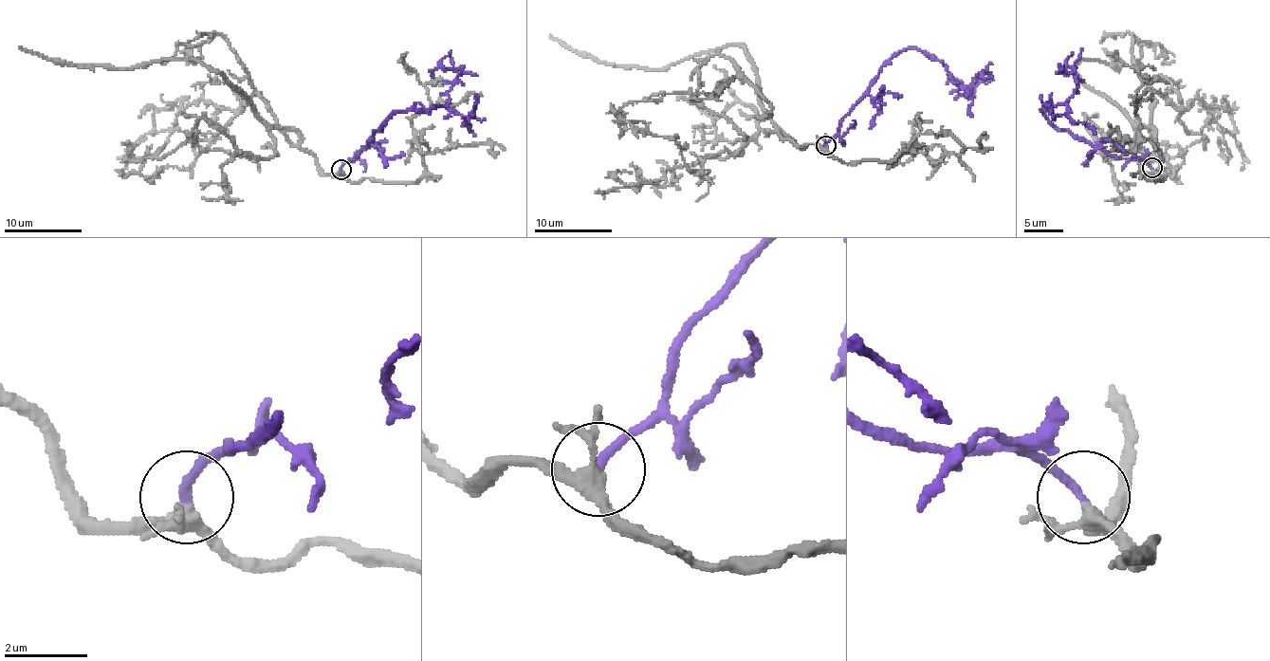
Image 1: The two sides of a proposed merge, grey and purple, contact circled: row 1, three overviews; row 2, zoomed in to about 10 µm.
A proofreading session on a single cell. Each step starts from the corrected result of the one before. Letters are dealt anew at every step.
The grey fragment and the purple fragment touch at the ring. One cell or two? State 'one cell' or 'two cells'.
one cell

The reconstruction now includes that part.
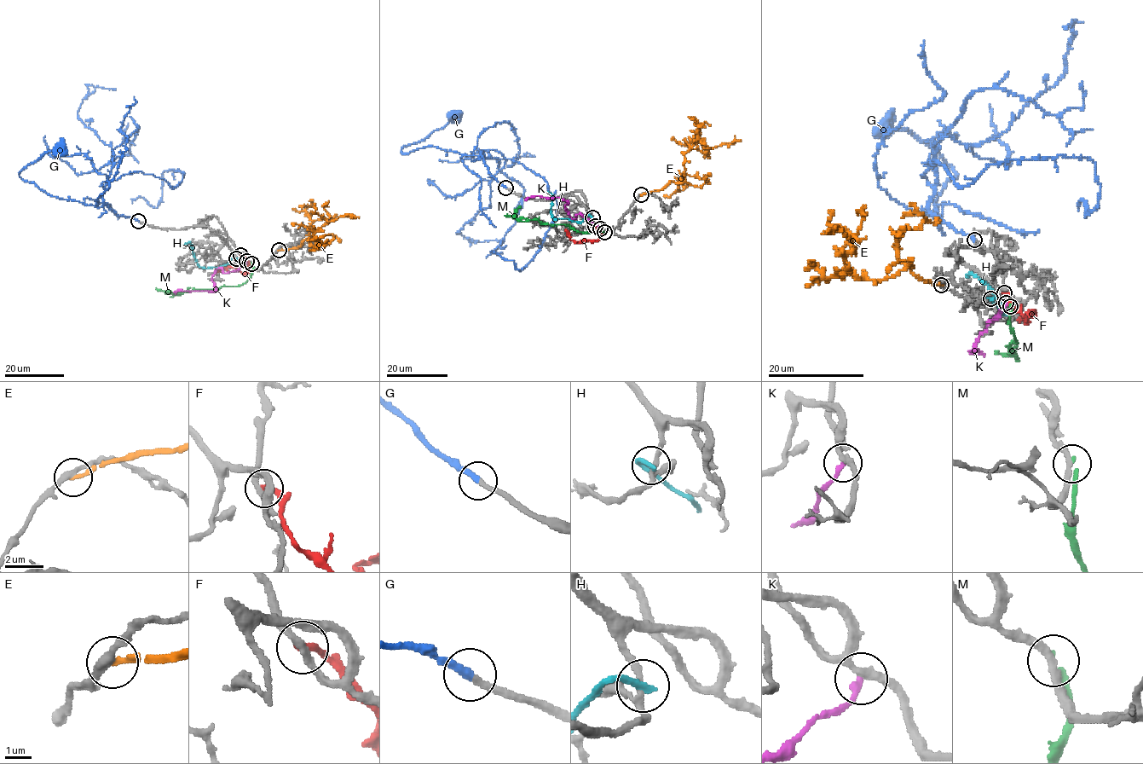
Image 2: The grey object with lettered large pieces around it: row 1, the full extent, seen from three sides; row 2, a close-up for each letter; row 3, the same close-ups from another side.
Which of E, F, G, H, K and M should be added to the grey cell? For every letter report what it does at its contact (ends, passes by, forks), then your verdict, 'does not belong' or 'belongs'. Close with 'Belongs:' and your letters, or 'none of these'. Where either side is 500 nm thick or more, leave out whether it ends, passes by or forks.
E: it ends; does not belong
F: it ends; does not belong
G: it ends; belongs
H: it ends; does not belong
K: it ends; does not belong
M: it ends; does not belong
Belongs: G

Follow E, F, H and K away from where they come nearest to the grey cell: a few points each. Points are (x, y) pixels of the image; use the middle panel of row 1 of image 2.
E: (641, 194), (662, 189), (671, 181), (683, 182), (684, 157), (689, 149), (689, 142), (705, 152), (741, 140)
F: (595, 227), (601, 233), (599, 239), (594, 240), (574, 241), (565, 228)
H: (592, 217), (589, 214), (580, 222), (554, 219), (551, 208), (552, 199), (546, 192)
K: (600, 228), (580, 213), (574, 219), (572, 218), (565, 205), (568, 202), (559, 197), (537, 195), (525, 199)

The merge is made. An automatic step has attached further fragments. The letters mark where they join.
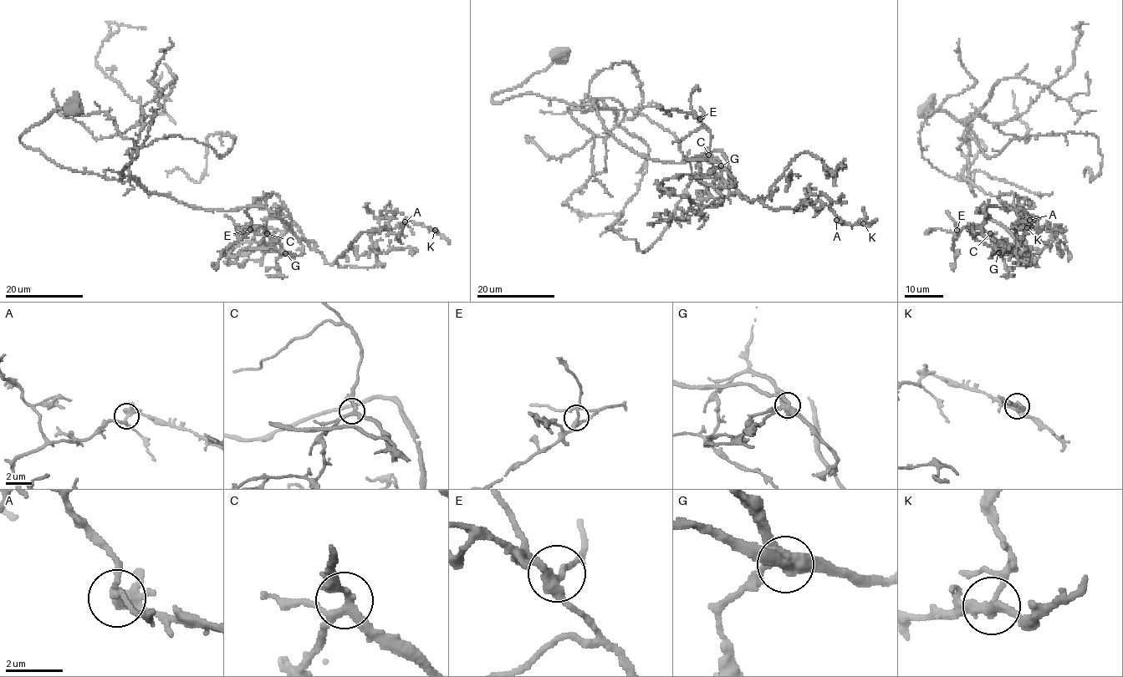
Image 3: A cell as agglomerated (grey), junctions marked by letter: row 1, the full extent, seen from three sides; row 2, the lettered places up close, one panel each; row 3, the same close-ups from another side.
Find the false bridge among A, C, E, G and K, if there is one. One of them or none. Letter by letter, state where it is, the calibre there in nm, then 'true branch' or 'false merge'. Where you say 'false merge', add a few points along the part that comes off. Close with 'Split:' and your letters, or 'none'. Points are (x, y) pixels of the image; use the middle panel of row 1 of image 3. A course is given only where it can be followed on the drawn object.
A: at (836, 220); 320 nm thick; true branch
C: at (708, 155); 240 nm thick; true branch
E: at (700, 119); 280 nm thick; true branch
G: at (721, 165); 400 nm thick; false merge; foreign part runs (721, 165), (708, 159), (683, 157)
K: at (863, 223); 260 nm thick; true branch
Split: G

